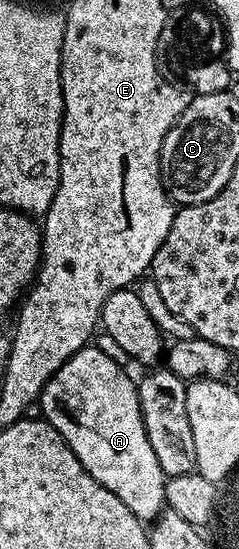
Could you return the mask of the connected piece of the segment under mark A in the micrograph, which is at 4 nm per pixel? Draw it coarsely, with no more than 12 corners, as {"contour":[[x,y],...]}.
{"contour":[[95,346],[44,386],[41,415],[139,520],[166,481],[138,385]]}

